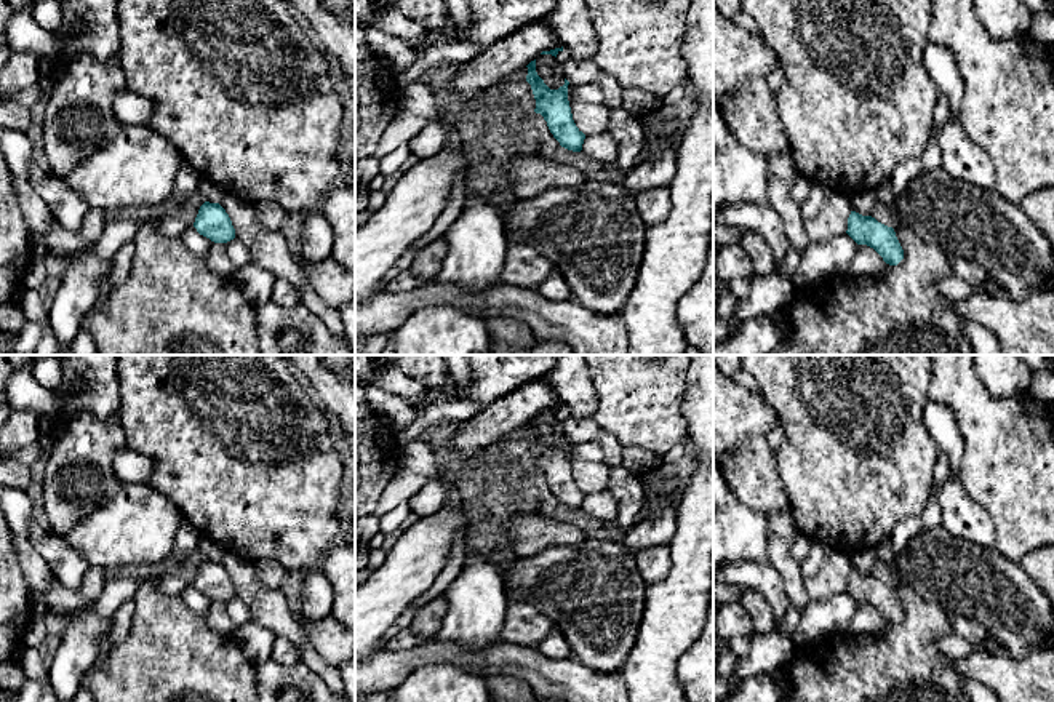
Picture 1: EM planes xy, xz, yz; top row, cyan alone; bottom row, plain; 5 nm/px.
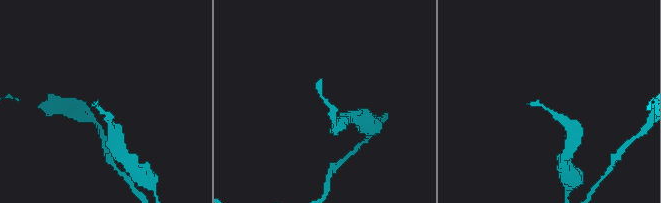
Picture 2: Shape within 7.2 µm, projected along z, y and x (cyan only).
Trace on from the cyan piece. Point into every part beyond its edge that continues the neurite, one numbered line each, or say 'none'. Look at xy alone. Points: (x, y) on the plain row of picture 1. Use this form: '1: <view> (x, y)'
none

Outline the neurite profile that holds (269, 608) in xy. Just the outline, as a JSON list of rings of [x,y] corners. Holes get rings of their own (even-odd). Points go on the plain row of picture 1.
[[[224,553],[219,563],[229,572],[235,595],[250,608],[253,622],[270,628],[277,636],[289,640],[301,651],[304,641],[302,624],[289,611],[283,592],[280,588],[264,587],[251,561]]]

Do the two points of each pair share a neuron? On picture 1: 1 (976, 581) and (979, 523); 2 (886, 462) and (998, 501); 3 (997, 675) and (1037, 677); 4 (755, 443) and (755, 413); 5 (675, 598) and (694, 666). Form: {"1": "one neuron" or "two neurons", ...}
{"1": "two neurons", "2": "two neurons", "3": "one neuron", "4": "two neurons", "5": "two neurons"}

